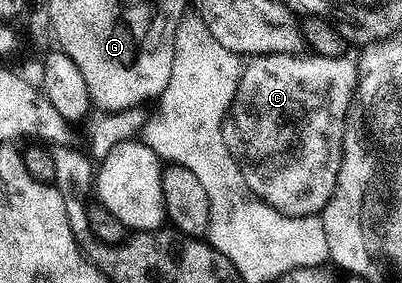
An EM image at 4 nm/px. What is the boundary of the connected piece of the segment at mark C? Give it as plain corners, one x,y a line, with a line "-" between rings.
291,53
289,55
256,55
245,60
242,76
236,85
236,93
232,97
232,105
226,113
222,125
224,133
224,145
232,153
232,157
238,163
242,171
244,181
252,189
252,193
259,195
268,205
272,205
280,213
285,215
318,215
328,205
332,193
336,189
336,181
342,165
342,146
344,145
344,133
346,132
346,115
350,112
350,105
354,102
354,96
358,93
358,77
360,67
350,57
320,57
313,53

